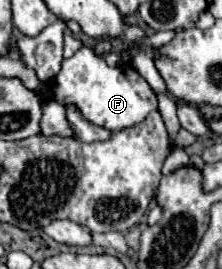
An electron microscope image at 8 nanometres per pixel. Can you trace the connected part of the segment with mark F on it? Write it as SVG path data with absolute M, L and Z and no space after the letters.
M82 48L72 58L66 60L66 66L64 66L64 94L58 94L58 96L60 96L60 104L64 104L64 106L76 106L84 120L88 120L88 122L92 122L96 126L108 128L112 132L118 132L118 130L136 126L152 110L158 110L158 100L156 100L154 90L148 86L148 82L130 64L120 64L116 68L110 68L104 62L102 56L96 56L94 54L92 48Z

